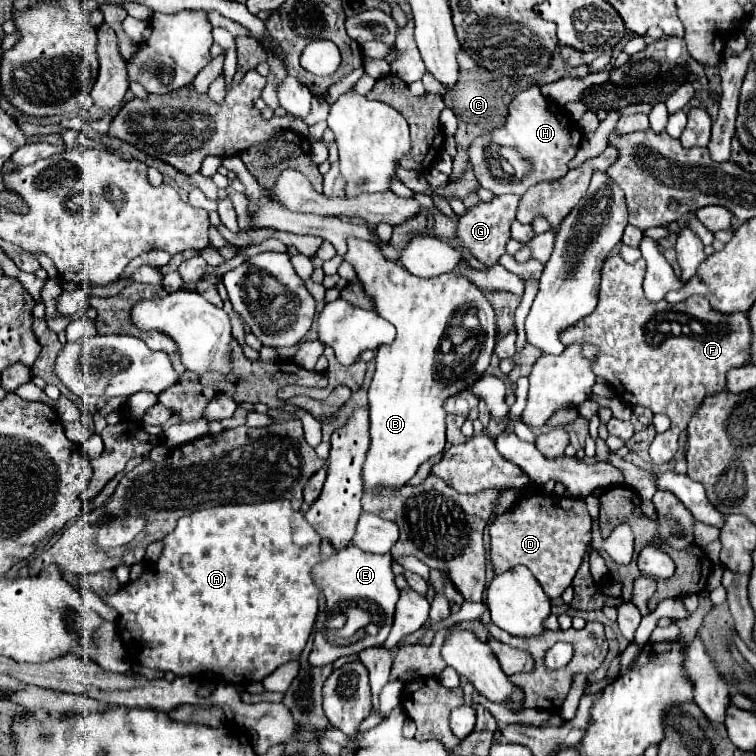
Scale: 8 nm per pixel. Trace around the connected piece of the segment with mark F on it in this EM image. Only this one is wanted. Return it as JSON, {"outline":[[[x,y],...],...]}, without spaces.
{"outline":[[[620,255],[604,261],[600,301],[596,309],[561,332],[564,345],[582,341],[594,343],[598,355],[592,371],[606,379],[614,395],[628,405],[644,405],[652,413],[664,413],[672,419],[666,433],[656,435],[650,445],[654,463],[668,463],[678,445],[678,435],[686,429],[690,417],[700,407],[698,401],[726,387],[726,371],[750,361],[750,323],[746,313],[718,313],[710,309],[706,297],[690,297],[682,303],[652,303],[642,291],[646,261],[628,265]]]}

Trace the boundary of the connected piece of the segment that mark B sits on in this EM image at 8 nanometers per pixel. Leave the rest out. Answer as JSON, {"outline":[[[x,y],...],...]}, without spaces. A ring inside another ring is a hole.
{"outline":[[[348,239],[348,253],[344,255],[344,259],[348,263],[352,263],[352,267],[358,273],[358,279],[364,283],[366,293],[372,297],[374,305],[376,305],[376,313],[382,315],[388,323],[392,323],[398,331],[396,339],[392,345],[382,345],[376,353],[376,373],[368,391],[368,399],[370,399],[370,449],[364,461],[364,469],[362,469],[362,477],[364,477],[364,485],[392,485],[392,487],[402,487],[418,469],[420,463],[424,463],[426,459],[442,453],[444,443],[446,443],[446,411],[442,409],[444,401],[448,397],[464,391],[466,387],[470,387],[488,367],[492,351],[494,351],[494,333],[496,333],[496,319],[494,319],[494,309],[488,303],[488,299],[484,297],[484,293],[466,277],[462,275],[454,275],[454,271],[450,273],[442,273],[438,277],[432,279],[418,279],[412,277],[402,265],[398,263],[390,263],[382,257],[380,249],[370,243],[370,241],[362,241],[362,239]],[[448,325],[462,325],[468,327],[466,333],[470,333],[466,337],[464,343],[460,343],[456,349],[460,351],[460,347],[464,347],[464,371],[458,371],[456,375],[452,375],[454,379],[446,381],[444,375],[438,373],[438,347],[442,343],[442,337],[446,335]]]}

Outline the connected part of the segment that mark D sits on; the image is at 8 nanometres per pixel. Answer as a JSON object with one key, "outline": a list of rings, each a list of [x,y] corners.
{"outline":[[[534,487],[520,495],[508,513],[502,513],[492,521],[490,539],[494,573],[504,573],[514,565],[526,565],[542,585],[544,593],[554,599],[570,587],[584,561],[592,541],[592,521],[584,499],[546,495],[542,489]]]}

